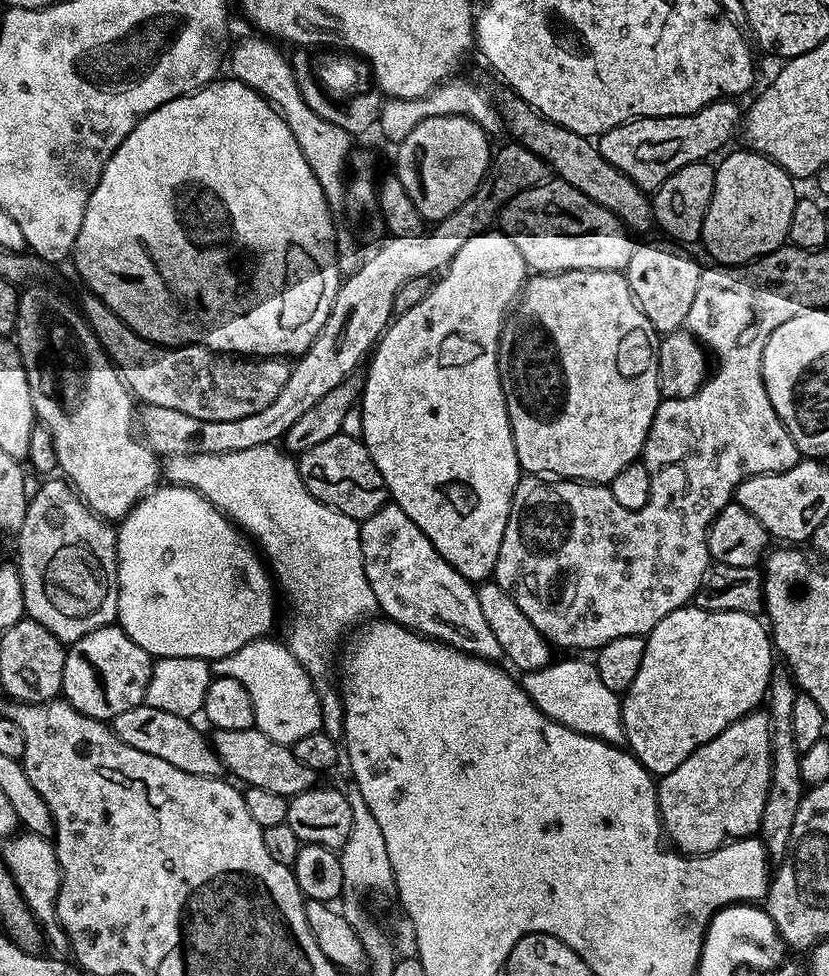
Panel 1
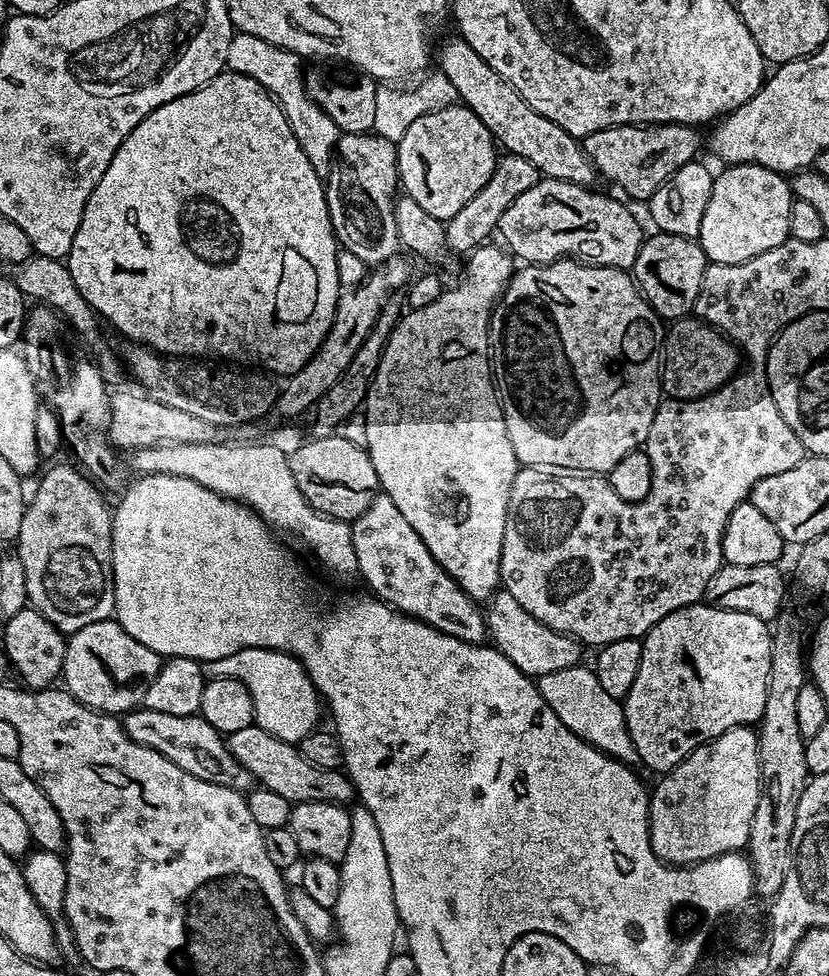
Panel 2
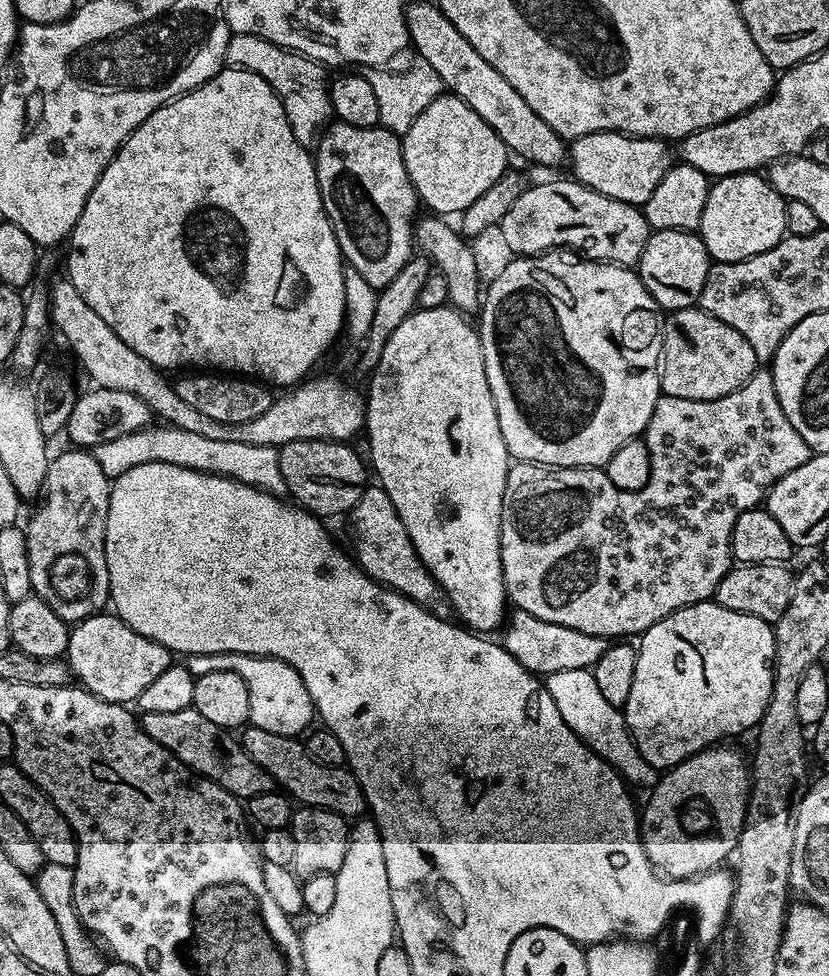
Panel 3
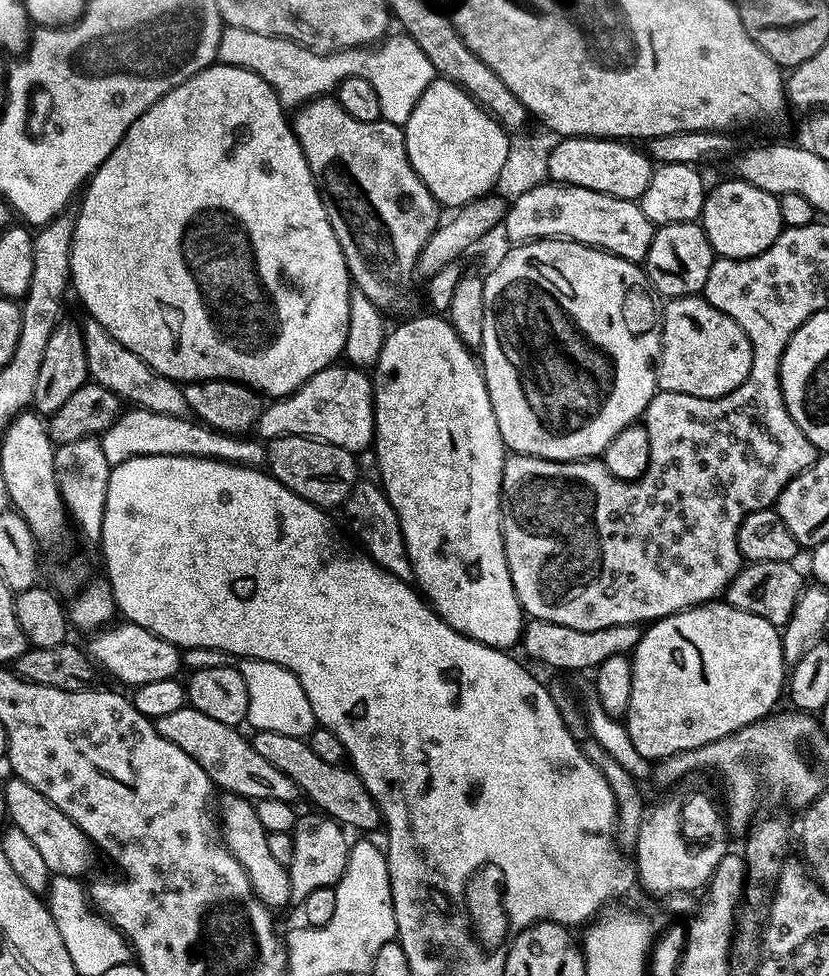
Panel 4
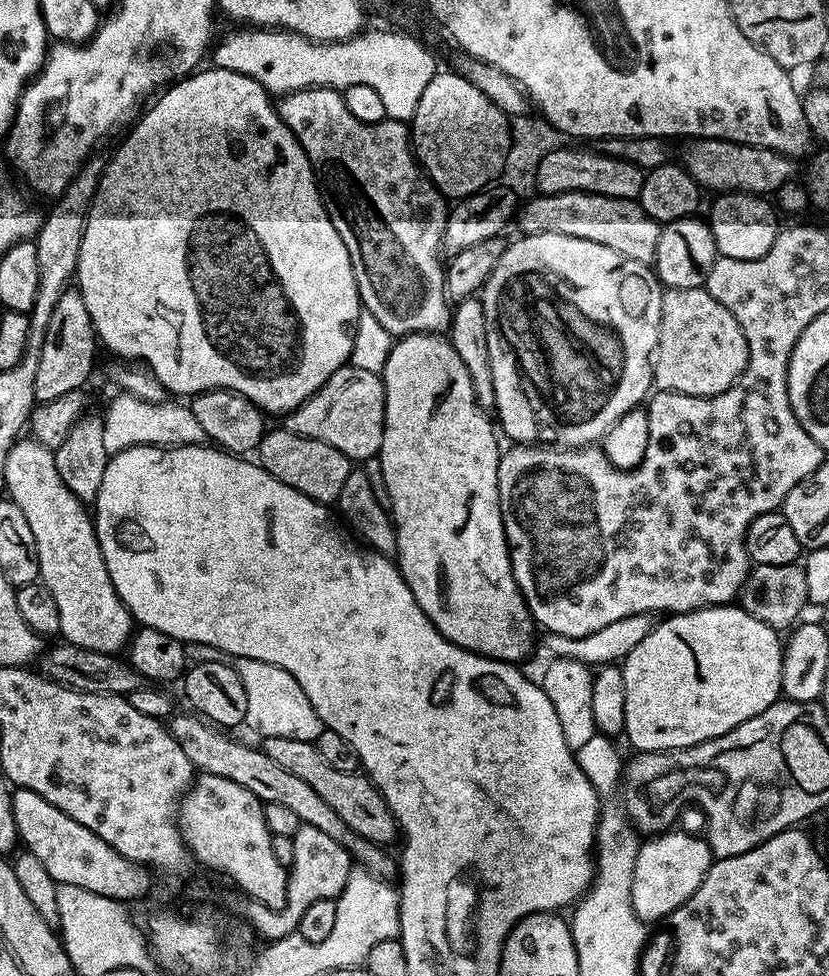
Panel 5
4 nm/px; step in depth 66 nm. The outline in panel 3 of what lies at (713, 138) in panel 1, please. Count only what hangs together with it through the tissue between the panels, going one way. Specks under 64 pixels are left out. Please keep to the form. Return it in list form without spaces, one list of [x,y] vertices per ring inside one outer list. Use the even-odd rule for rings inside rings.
[[[595,132],[575,137],[568,149],[567,159],[572,160],[571,175],[579,184],[586,185],[606,198],[618,198],[618,202],[643,206],[658,182],[674,166],[674,152],[660,138],[630,136],[623,132]]]

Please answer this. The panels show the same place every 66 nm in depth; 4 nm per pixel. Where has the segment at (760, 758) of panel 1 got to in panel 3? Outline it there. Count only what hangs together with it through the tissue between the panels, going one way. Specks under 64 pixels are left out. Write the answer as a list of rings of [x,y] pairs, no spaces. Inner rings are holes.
[[[713,746],[703,749],[684,760],[675,768],[667,769],[657,779],[656,787],[647,793],[648,801],[639,813],[640,838],[644,842],[646,858],[665,878],[691,880],[721,867],[724,859],[736,850],[740,832],[744,829],[744,815],[748,813],[750,795],[750,768],[732,748]],[[691,800],[708,807],[712,815],[712,828],[704,836],[684,832],[684,820],[680,811]]]

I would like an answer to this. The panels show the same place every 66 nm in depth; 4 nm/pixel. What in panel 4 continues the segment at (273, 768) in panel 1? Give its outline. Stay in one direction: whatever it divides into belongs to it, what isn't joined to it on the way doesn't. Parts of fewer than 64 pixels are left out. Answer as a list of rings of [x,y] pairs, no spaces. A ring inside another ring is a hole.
[[[262,730],[261,732],[253,731],[250,739],[254,750],[258,750],[258,754],[266,758],[266,762],[278,766],[278,770],[282,770],[286,778],[293,780],[297,789],[303,795],[305,792],[320,807],[317,809],[323,815],[331,816],[345,829],[357,828],[360,834],[372,834],[368,832],[381,827],[380,807],[374,802],[370,790],[366,790],[366,786],[351,767],[322,762],[322,758],[318,758],[318,754],[310,750],[307,739],[299,736],[274,734],[274,730]]]

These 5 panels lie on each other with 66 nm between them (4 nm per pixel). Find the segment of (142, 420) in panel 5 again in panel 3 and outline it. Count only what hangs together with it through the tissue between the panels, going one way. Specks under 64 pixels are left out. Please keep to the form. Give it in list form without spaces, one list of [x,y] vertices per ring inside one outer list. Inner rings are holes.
[[[171,426],[156,427],[139,428],[137,432],[116,438],[114,442],[99,444],[94,449],[98,466],[102,466],[110,478],[115,478],[146,462],[170,462],[174,466],[186,466],[215,476],[229,476],[232,480],[249,484],[262,492],[280,494],[285,491],[277,449],[270,446],[246,446],[246,442],[218,442],[214,438],[205,438],[203,434],[190,434],[190,430]]]

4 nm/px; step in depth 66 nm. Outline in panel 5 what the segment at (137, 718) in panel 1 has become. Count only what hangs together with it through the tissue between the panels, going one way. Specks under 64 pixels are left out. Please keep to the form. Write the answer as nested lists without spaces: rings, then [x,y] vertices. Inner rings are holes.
[[[173,715],[170,720],[170,731],[174,742],[178,742],[178,746],[182,746],[182,754],[186,754],[186,758],[190,758],[193,769],[199,770],[201,773],[209,772],[218,778],[230,778],[230,782],[238,782],[238,786],[250,790],[250,794],[254,794],[264,804],[279,802],[280,805],[294,810],[294,814],[298,814],[301,824],[318,826],[318,830],[330,834],[330,838],[337,840],[350,853],[357,865],[363,866],[375,876],[392,878],[397,875],[397,861],[393,857],[391,860],[384,853],[387,851],[381,845],[363,840],[362,837],[350,831],[346,822],[342,822],[342,818],[338,818],[338,814],[334,814],[334,810],[330,810],[330,806],[326,806],[326,802],[322,802],[322,798],[318,798],[315,790],[311,786],[306,786],[306,782],[302,782],[302,778],[289,774],[284,767],[278,766],[278,762],[266,758],[266,754],[259,747],[251,748],[250,745],[235,740],[232,737],[235,735],[221,730],[217,725],[199,715],[191,715]]]

